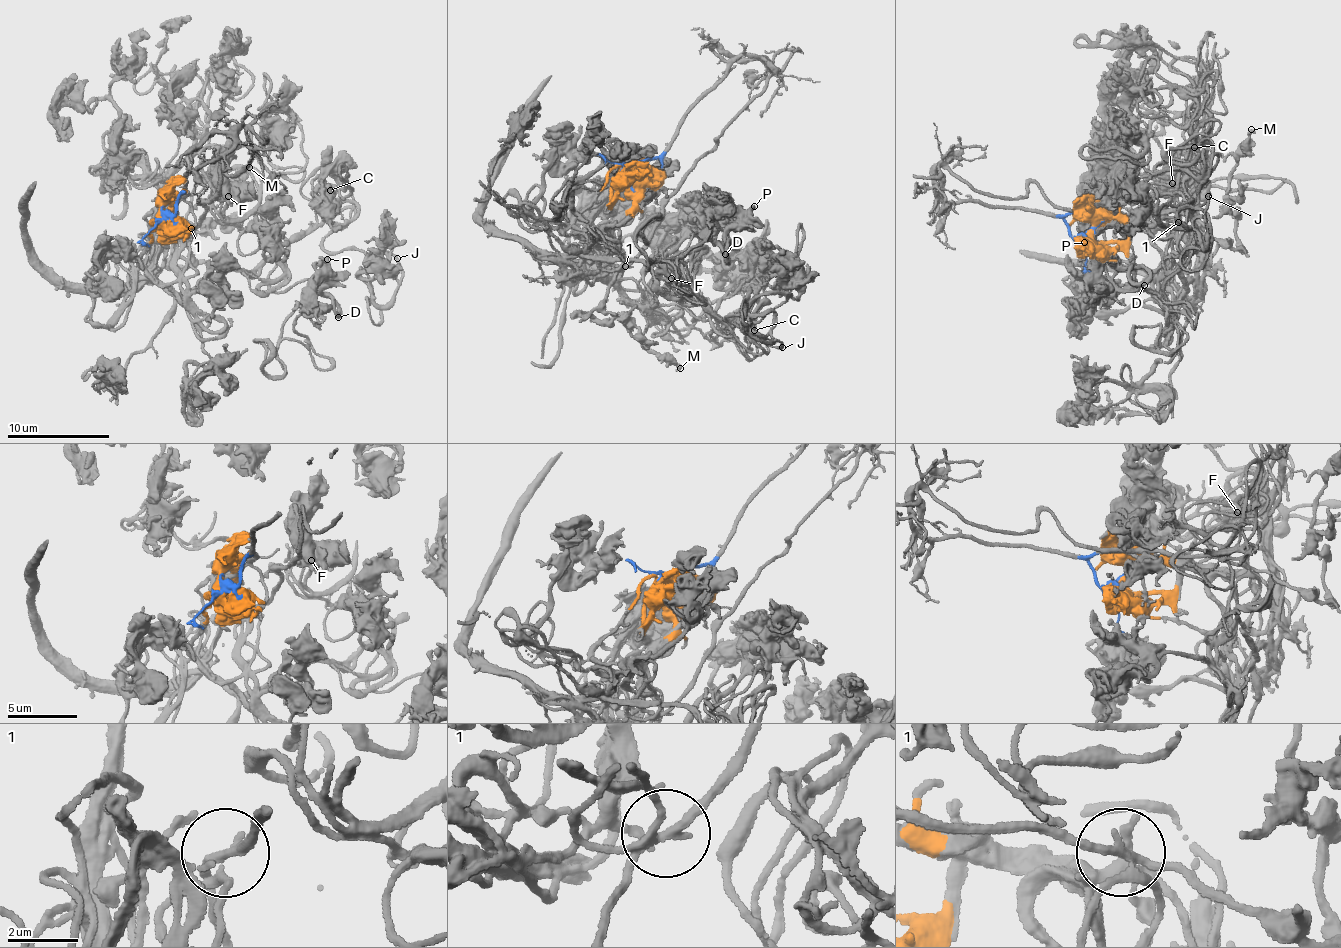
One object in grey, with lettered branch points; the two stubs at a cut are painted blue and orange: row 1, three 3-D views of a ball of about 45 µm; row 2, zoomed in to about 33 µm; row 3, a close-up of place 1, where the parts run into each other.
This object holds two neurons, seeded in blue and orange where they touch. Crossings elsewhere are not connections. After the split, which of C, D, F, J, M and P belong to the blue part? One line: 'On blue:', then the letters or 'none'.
On blue: M

